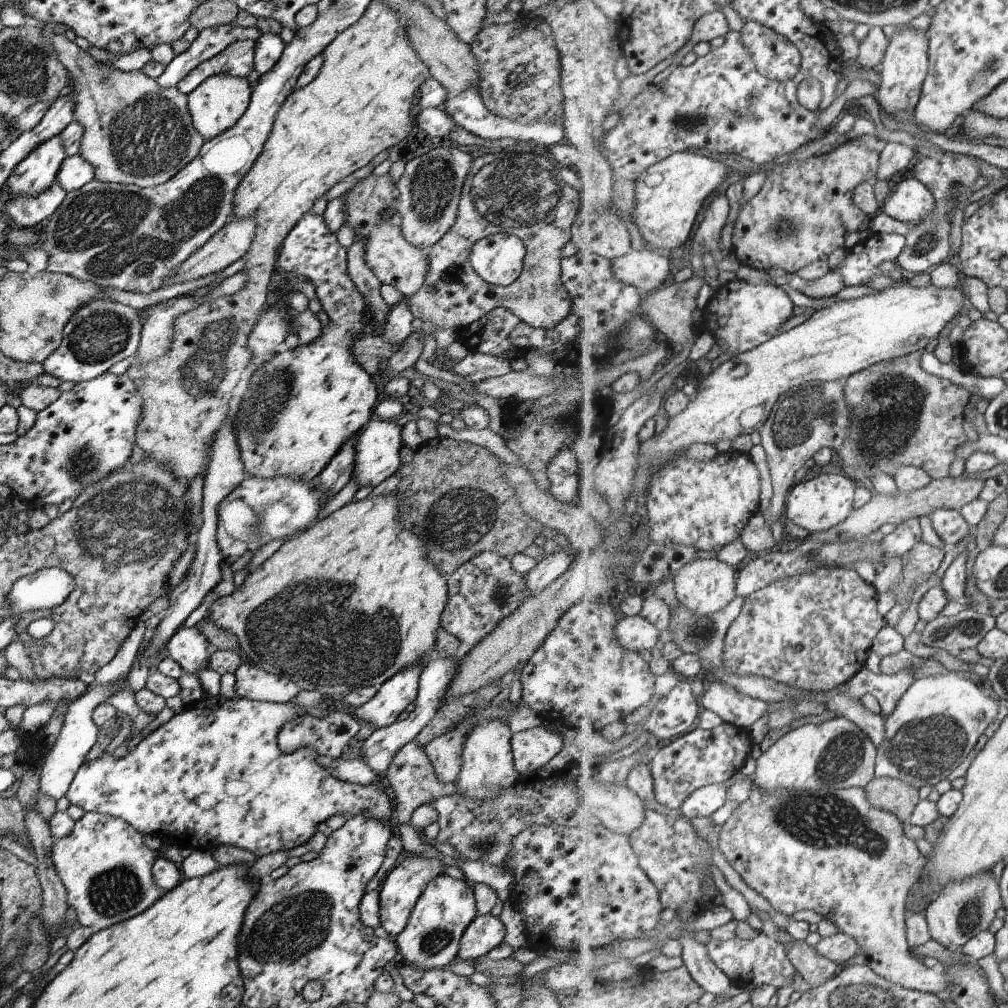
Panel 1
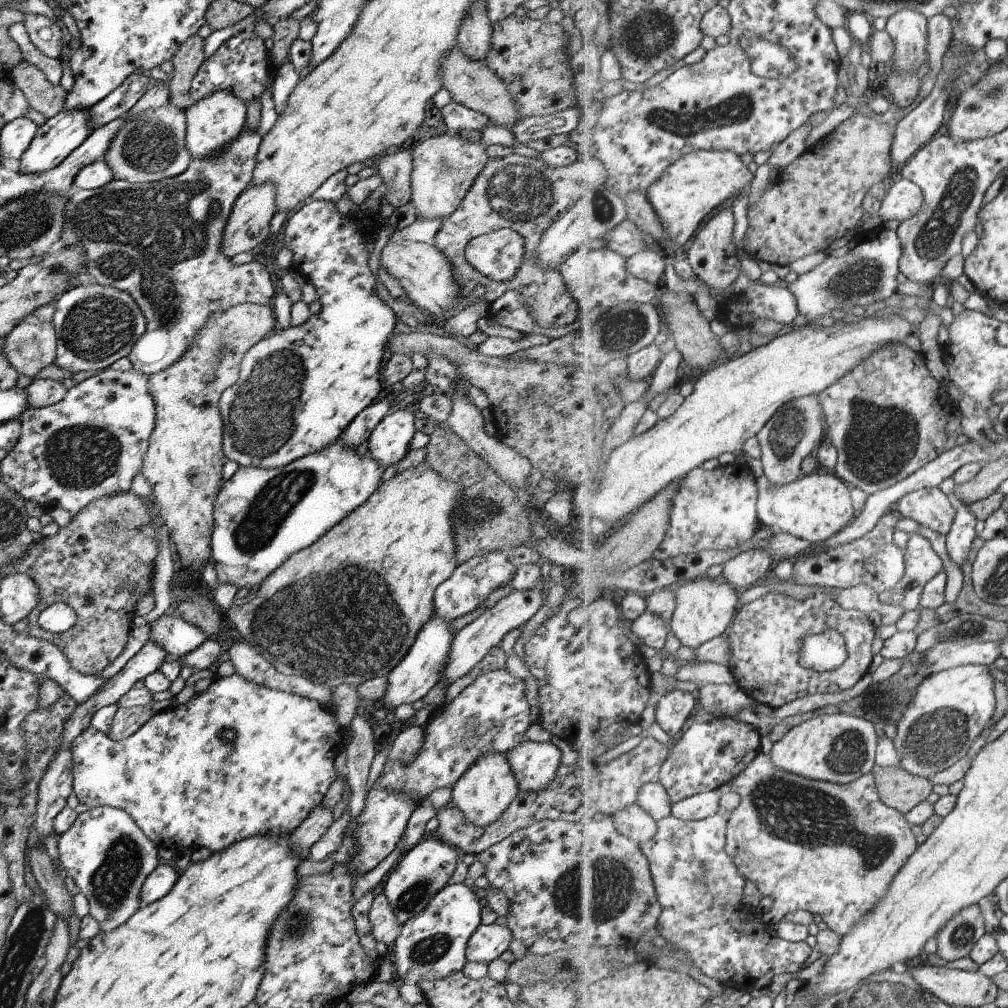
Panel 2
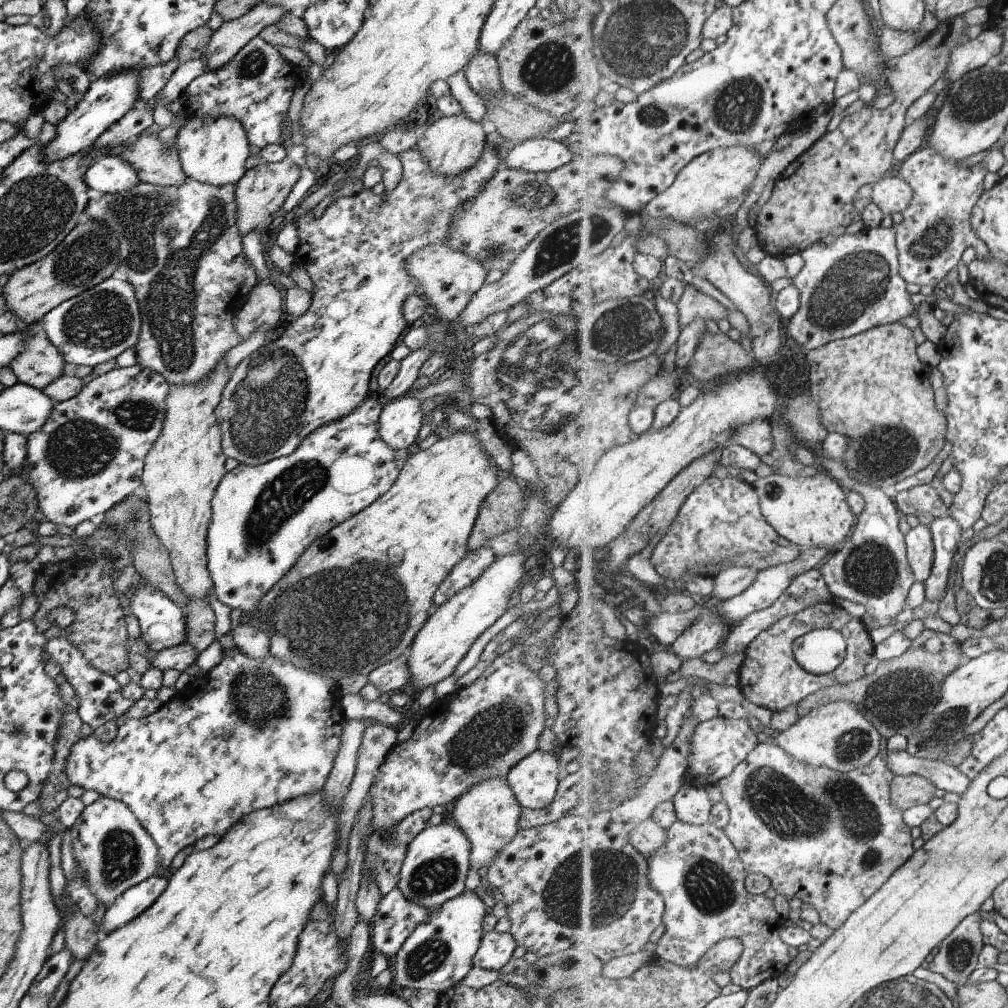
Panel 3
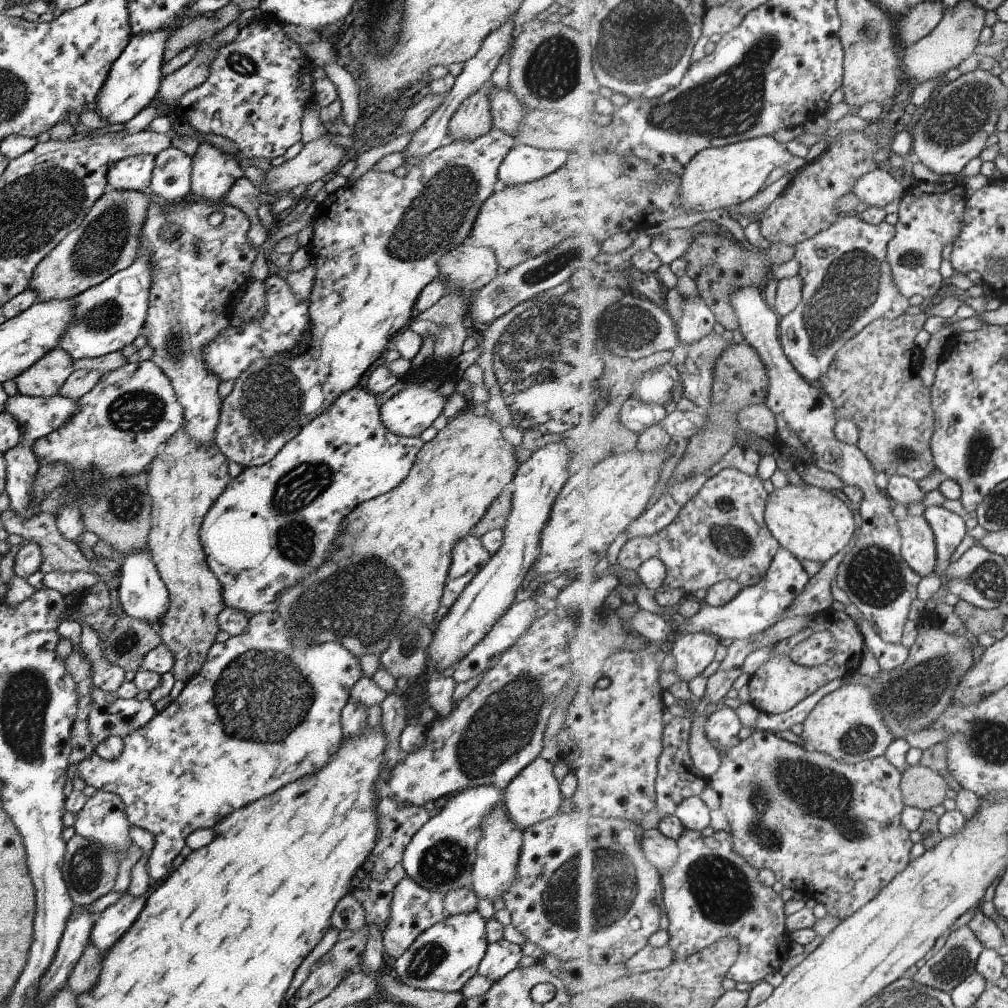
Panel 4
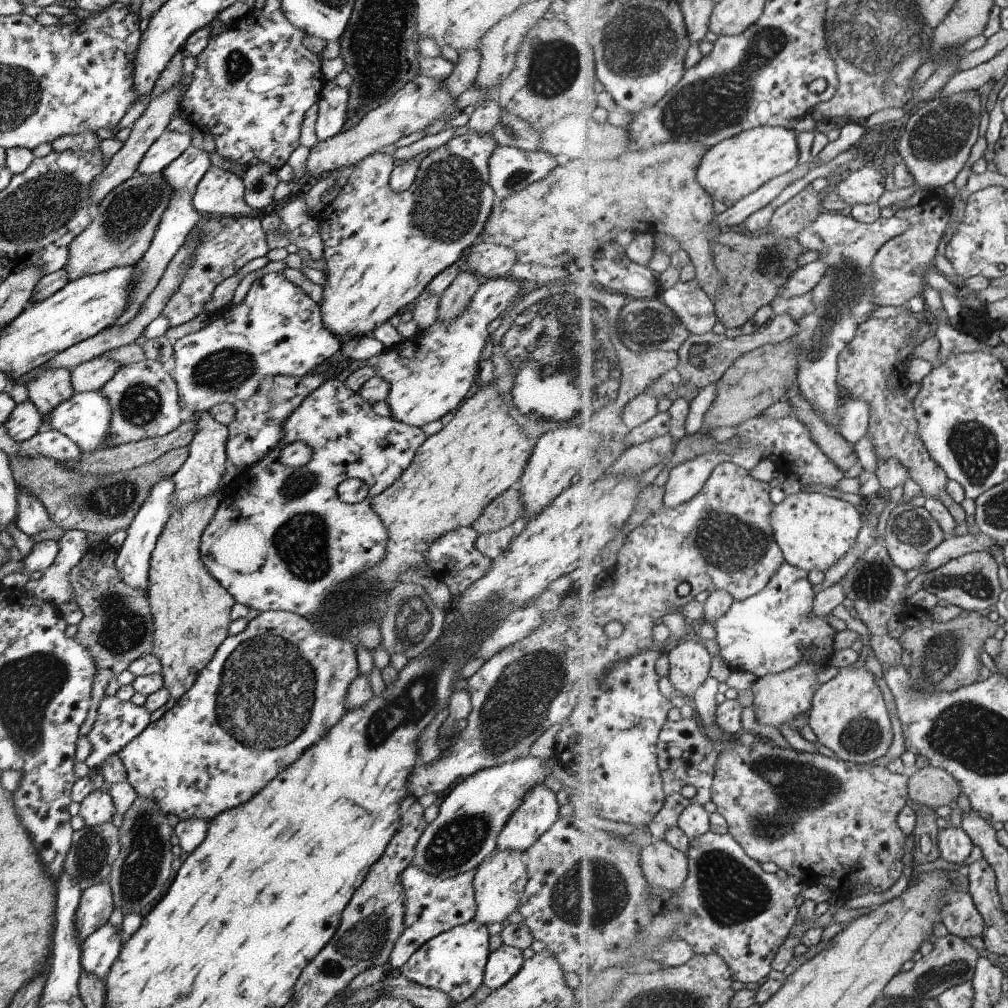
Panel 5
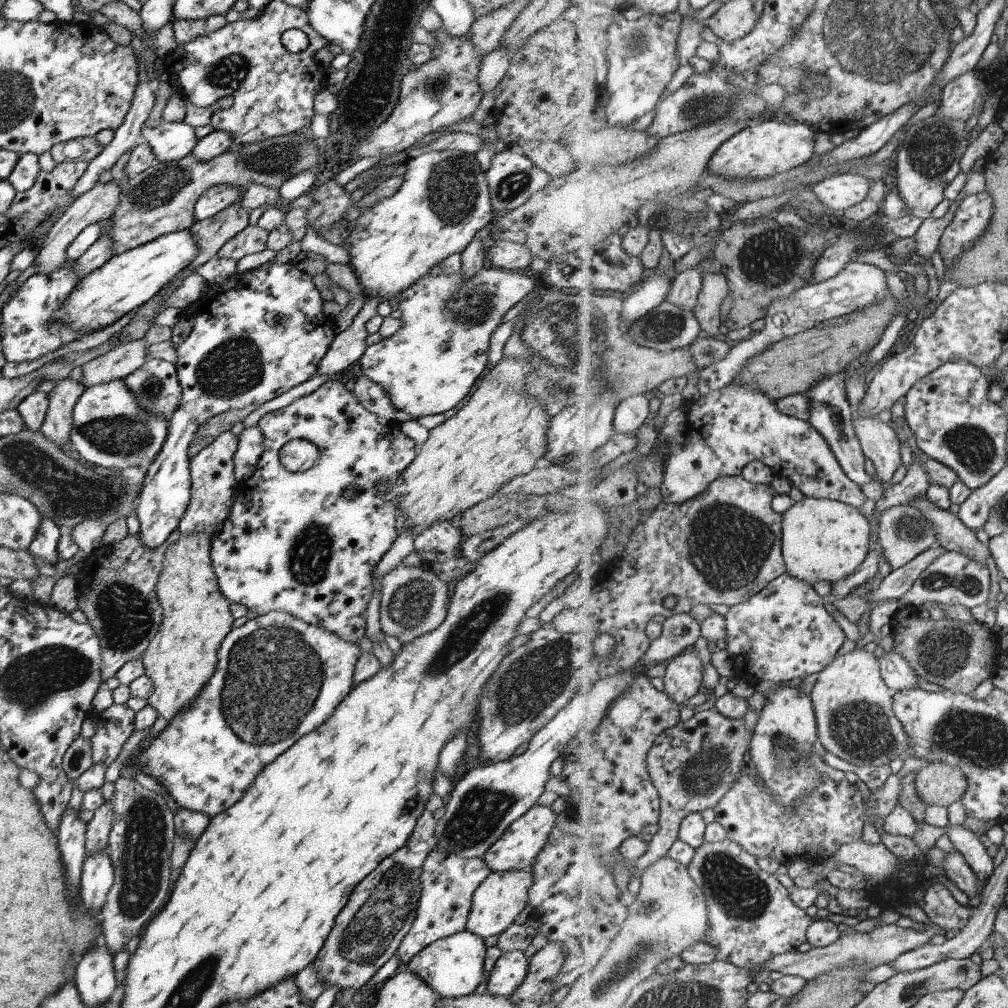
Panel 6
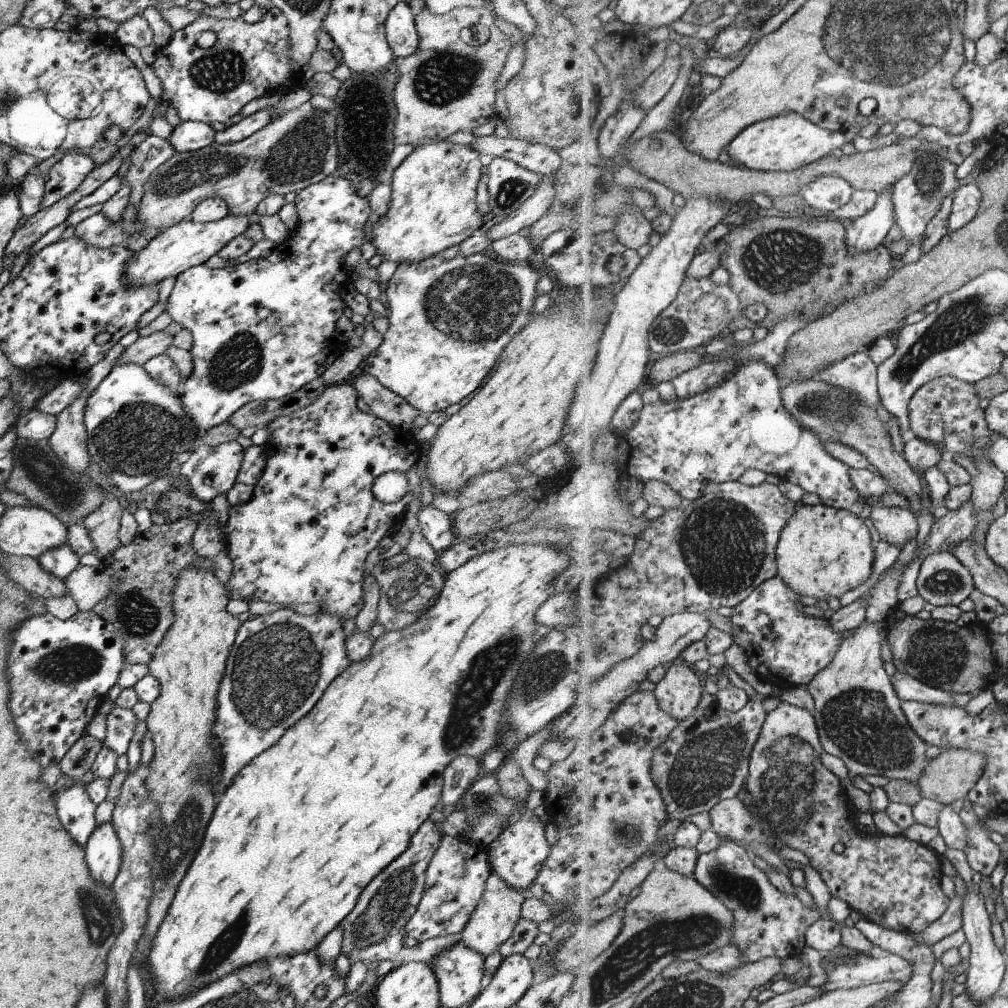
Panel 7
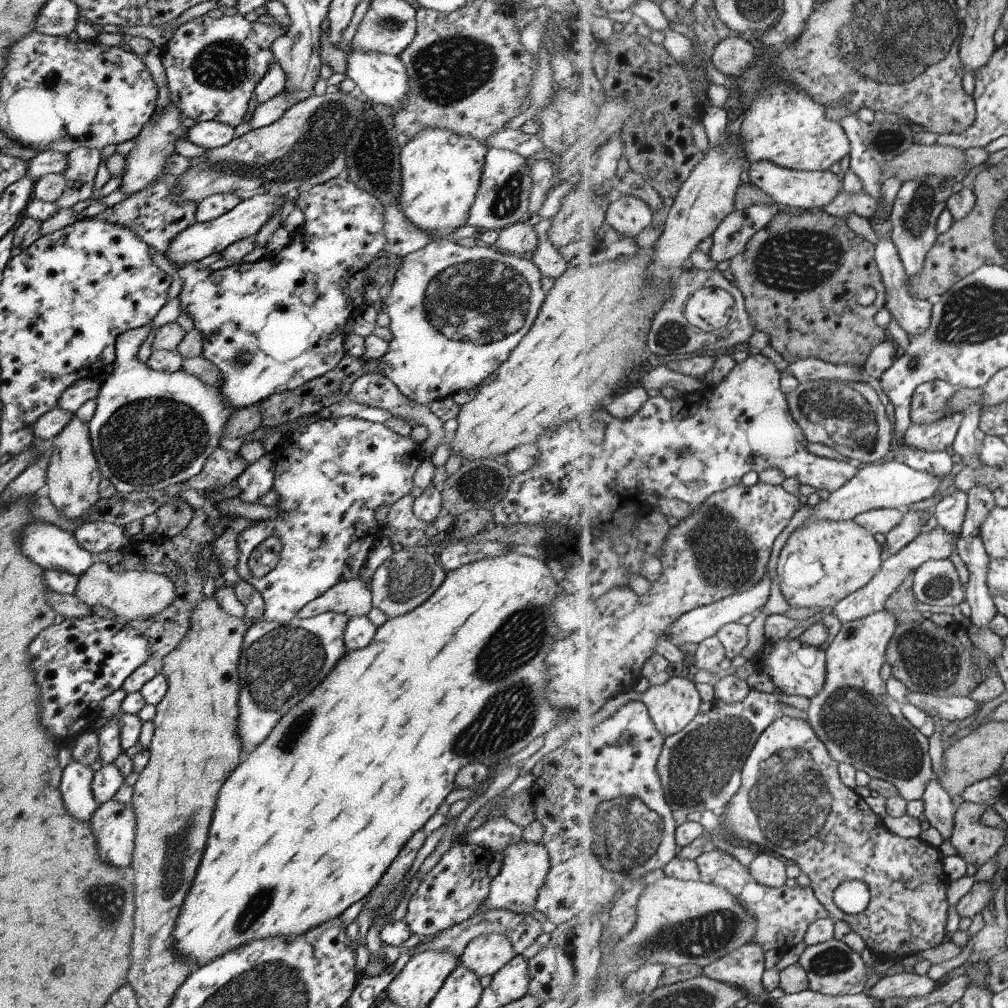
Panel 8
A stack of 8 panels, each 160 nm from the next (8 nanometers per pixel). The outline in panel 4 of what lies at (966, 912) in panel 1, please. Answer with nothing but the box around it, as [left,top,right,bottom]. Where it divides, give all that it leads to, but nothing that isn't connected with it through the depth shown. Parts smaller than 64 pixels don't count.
[913,924,984,993]

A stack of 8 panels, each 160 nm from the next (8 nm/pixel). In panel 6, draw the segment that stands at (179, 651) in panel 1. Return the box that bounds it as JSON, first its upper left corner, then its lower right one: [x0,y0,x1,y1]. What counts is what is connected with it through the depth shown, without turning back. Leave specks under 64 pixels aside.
[134,263,335,551]

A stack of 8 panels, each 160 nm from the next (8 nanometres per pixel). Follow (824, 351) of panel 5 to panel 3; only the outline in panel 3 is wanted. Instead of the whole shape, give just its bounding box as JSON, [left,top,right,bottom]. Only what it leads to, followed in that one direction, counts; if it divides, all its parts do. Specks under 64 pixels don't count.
[788,226,913,353]

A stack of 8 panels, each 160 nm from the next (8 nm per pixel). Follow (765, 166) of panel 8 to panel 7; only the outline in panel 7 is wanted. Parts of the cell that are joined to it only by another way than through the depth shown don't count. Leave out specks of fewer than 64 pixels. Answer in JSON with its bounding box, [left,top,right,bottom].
[801,176,855,216]

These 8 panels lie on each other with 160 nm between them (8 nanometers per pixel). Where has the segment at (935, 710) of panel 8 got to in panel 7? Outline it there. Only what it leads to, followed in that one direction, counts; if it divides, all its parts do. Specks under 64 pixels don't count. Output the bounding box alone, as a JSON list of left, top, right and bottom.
[892,670,954,705]

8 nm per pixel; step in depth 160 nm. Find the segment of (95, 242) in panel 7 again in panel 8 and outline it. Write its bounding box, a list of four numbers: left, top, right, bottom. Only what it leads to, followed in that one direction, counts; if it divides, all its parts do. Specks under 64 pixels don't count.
[90,154,197,255]

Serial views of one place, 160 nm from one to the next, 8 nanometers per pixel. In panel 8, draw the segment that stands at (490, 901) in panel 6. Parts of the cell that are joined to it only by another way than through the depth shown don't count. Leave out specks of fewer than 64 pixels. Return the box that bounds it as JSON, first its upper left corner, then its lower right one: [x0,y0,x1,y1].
[459,934,515,978]

